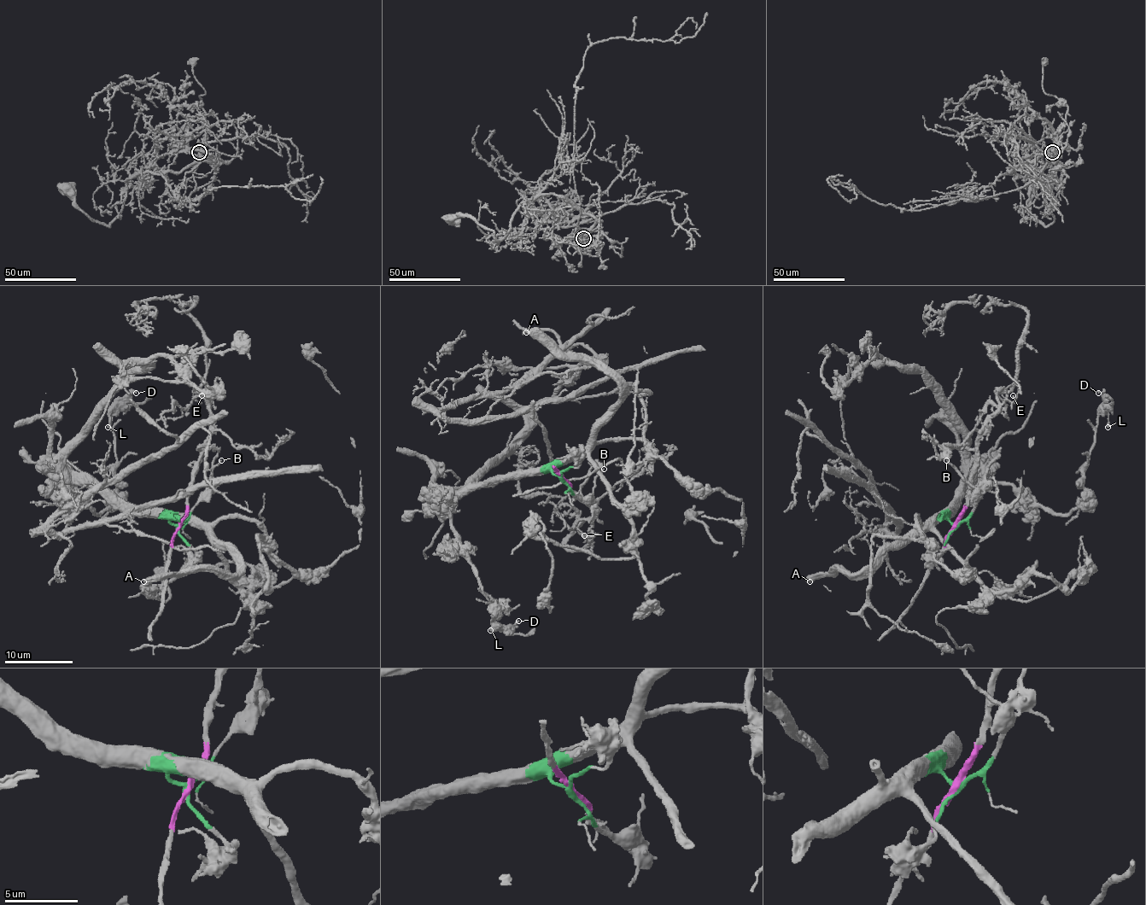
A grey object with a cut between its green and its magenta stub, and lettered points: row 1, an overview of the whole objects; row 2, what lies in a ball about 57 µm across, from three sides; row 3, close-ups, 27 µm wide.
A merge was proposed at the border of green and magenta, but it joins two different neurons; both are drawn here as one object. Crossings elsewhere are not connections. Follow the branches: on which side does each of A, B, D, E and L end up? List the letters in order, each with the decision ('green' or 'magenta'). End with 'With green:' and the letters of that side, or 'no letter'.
A: green
B: green
D: green
E: magenta
L: green
With green: A, B, D, L

